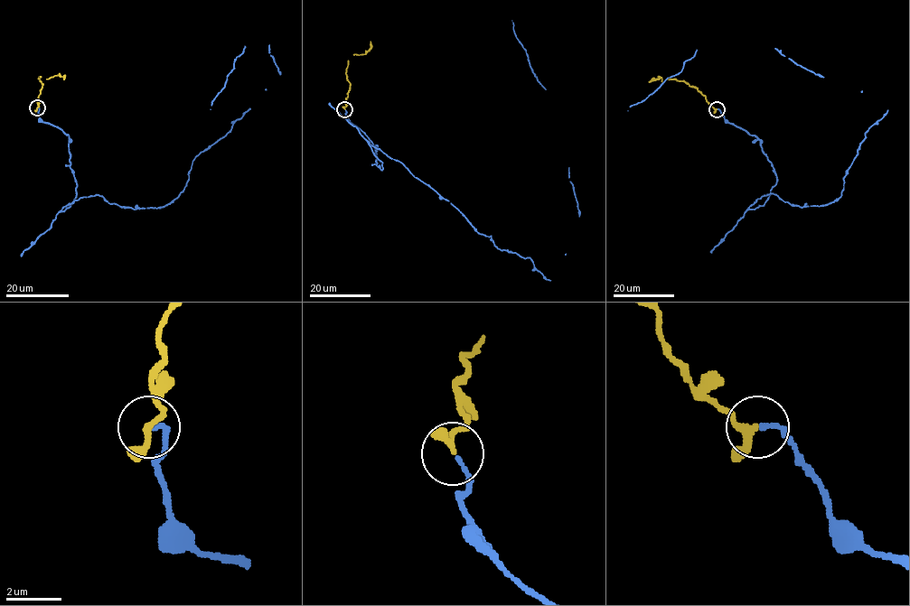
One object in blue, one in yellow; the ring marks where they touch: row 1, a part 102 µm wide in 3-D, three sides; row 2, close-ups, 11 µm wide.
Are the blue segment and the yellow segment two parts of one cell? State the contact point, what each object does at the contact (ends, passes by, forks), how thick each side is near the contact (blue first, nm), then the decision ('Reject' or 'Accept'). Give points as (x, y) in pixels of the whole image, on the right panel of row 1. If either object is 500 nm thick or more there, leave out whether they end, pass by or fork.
Place: (717, 109). At the ring blue ends. At the ring yellow passes by. Thickness 160 nm (blue) against 200 nm. Accept

